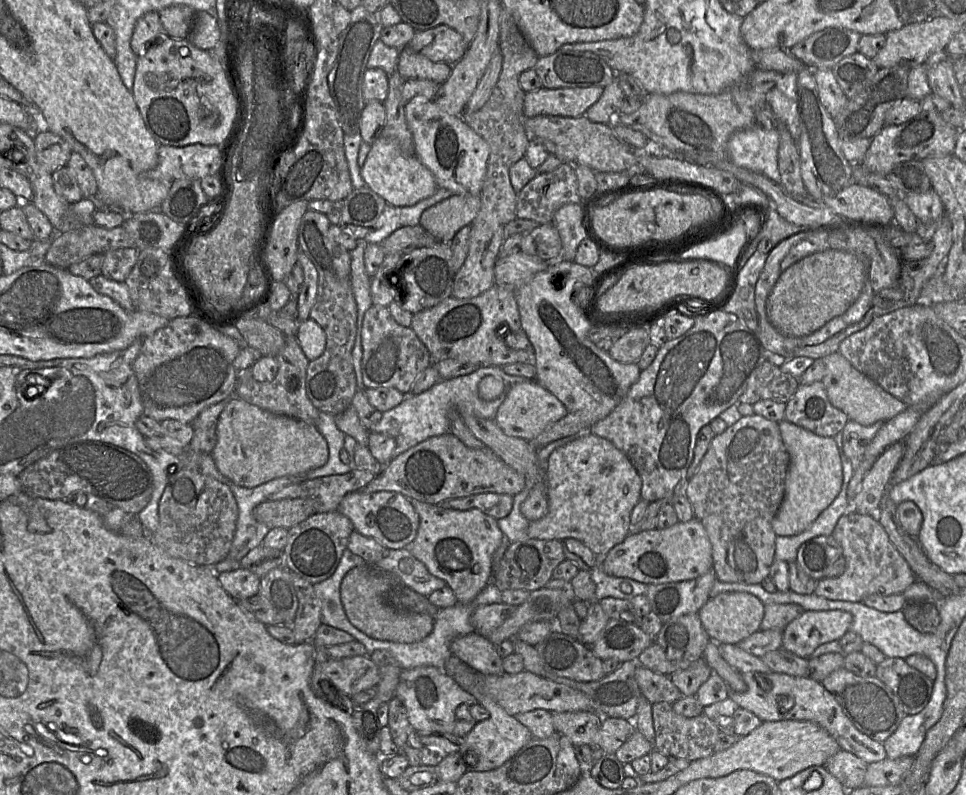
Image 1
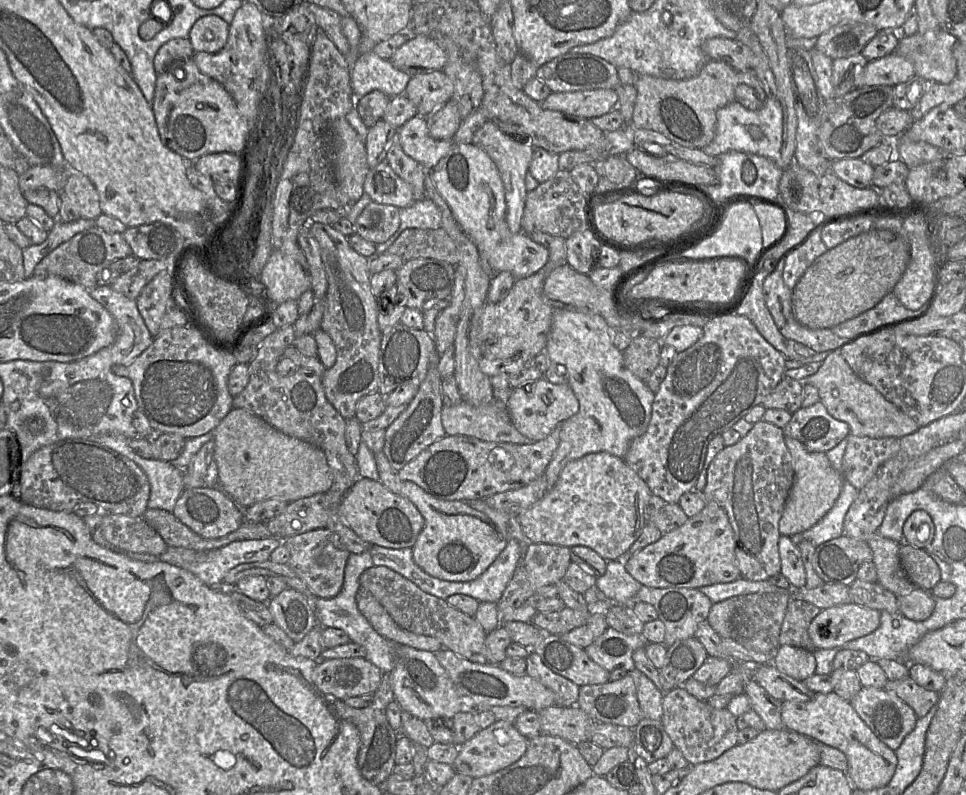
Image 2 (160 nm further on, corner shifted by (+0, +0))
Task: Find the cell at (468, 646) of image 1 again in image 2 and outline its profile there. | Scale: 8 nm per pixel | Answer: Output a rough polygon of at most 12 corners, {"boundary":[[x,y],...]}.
{"boundary":[[386,566],[360,576],[401,628],[487,664],[474,617]]}

